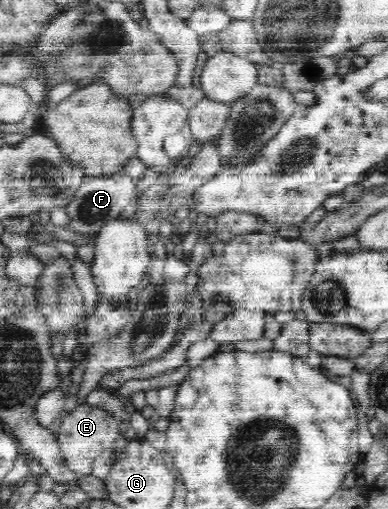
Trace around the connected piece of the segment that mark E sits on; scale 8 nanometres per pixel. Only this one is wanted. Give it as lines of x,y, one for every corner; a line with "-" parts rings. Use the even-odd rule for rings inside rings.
84,403
69,412
60,422
58,433
55,435
59,444
59,451
66,466
77,475
88,475
96,458
107,449
113,448
114,440
123,433
120,430
120,420
97,406

